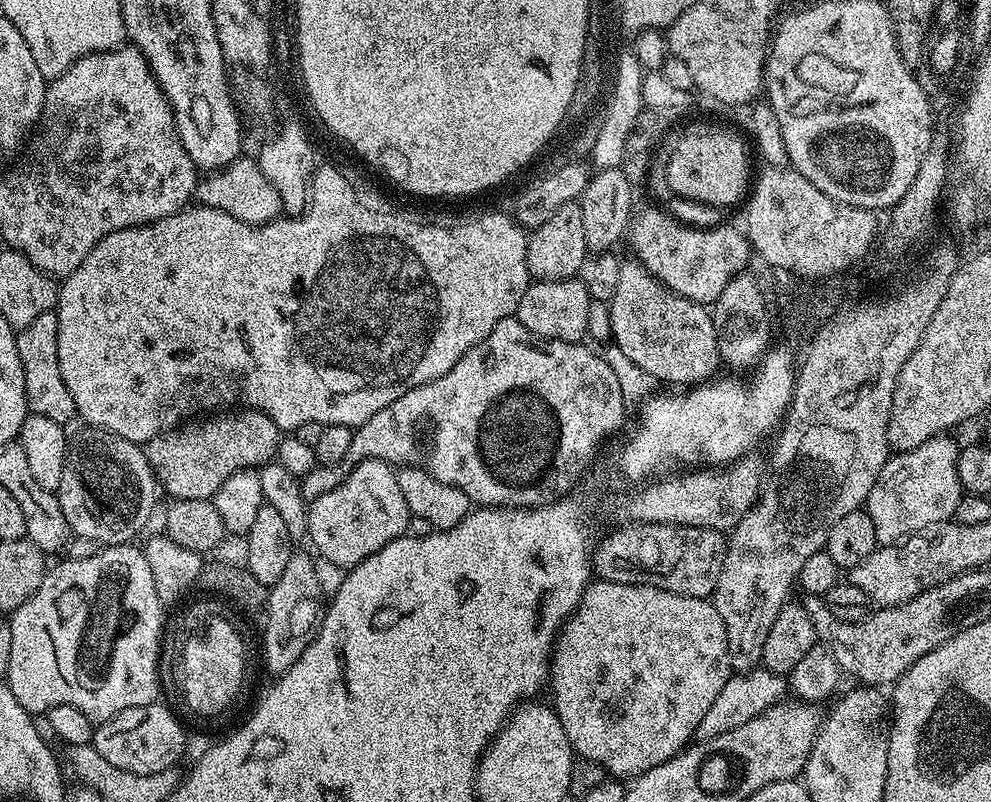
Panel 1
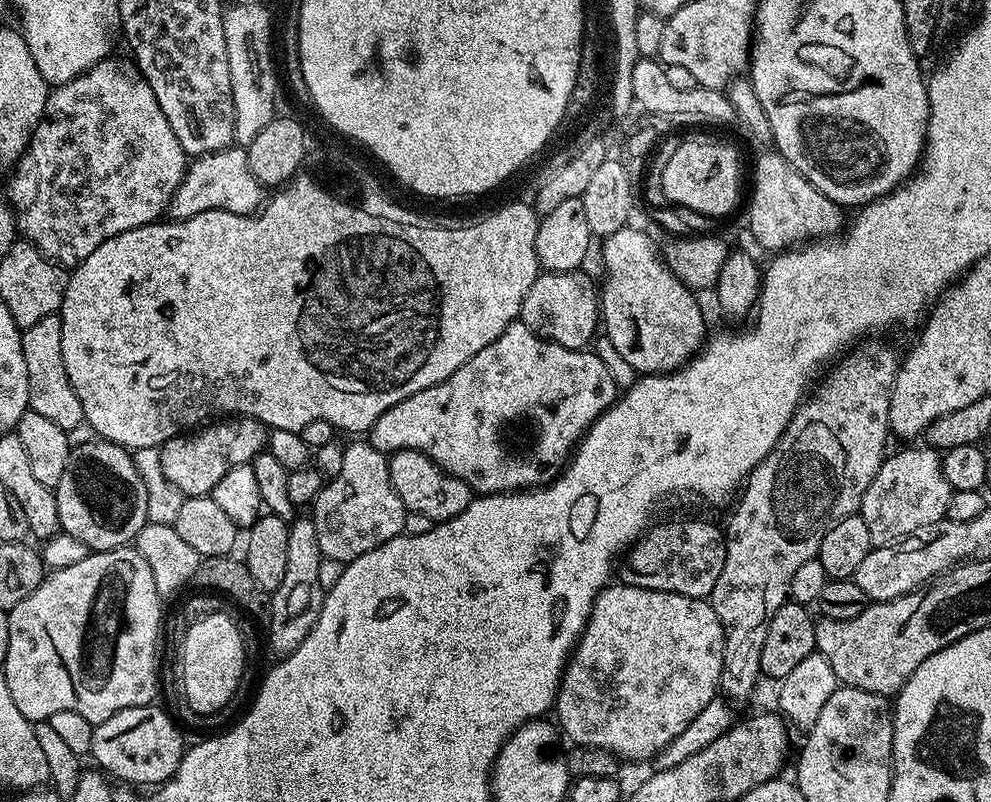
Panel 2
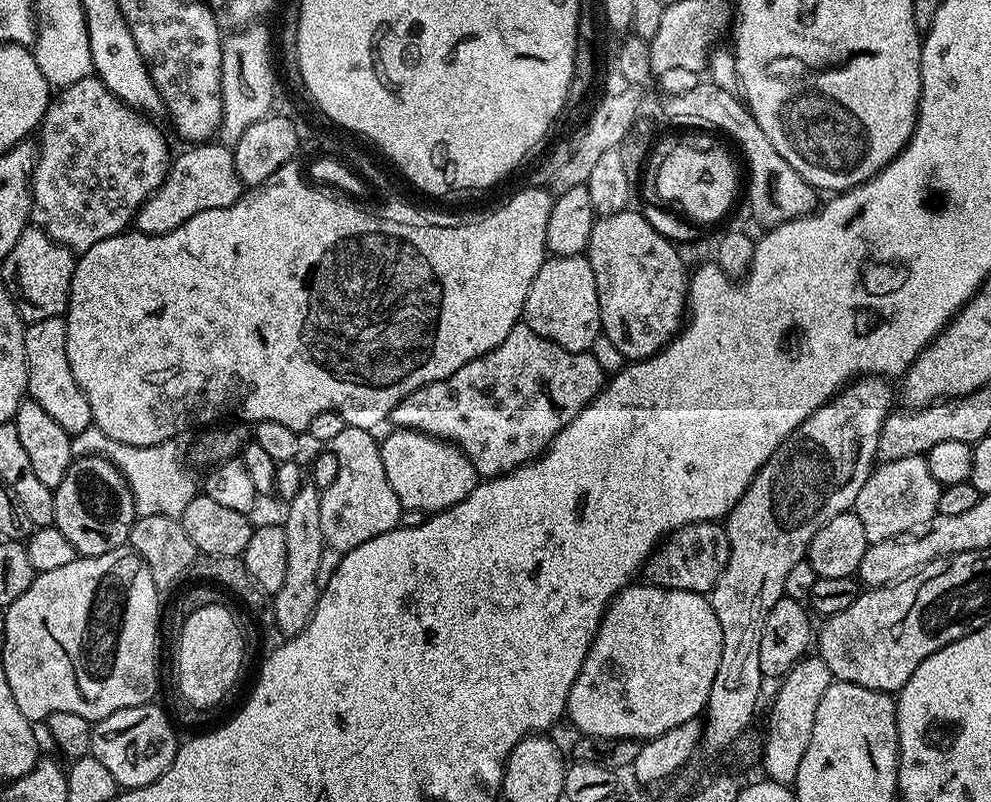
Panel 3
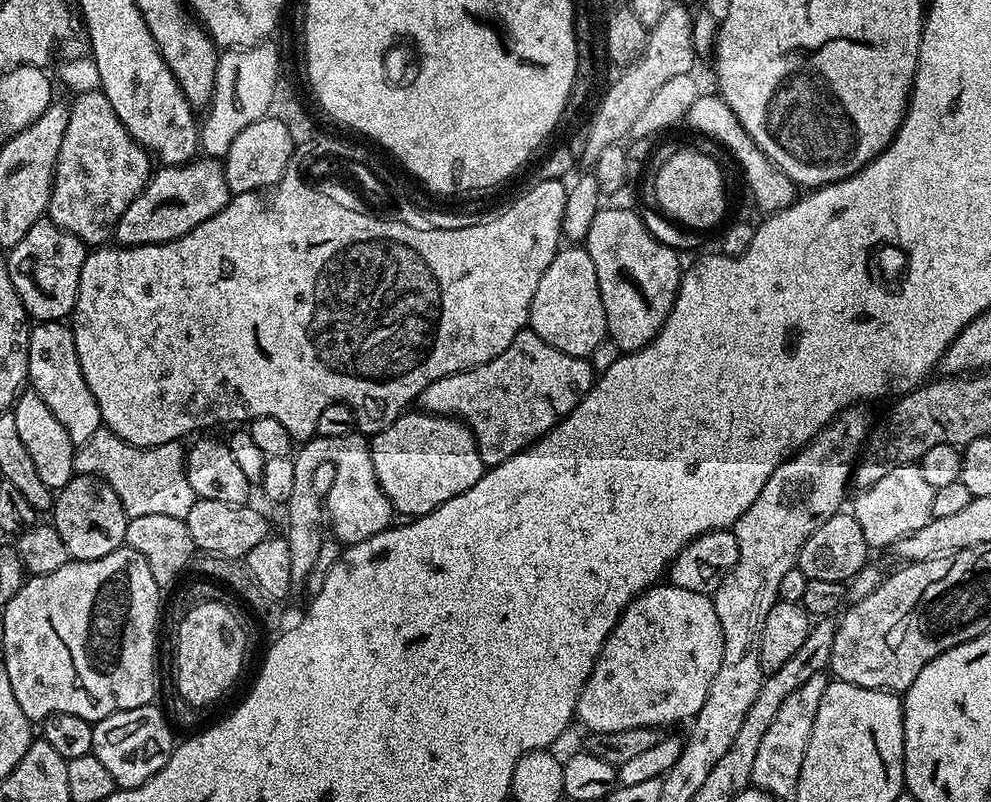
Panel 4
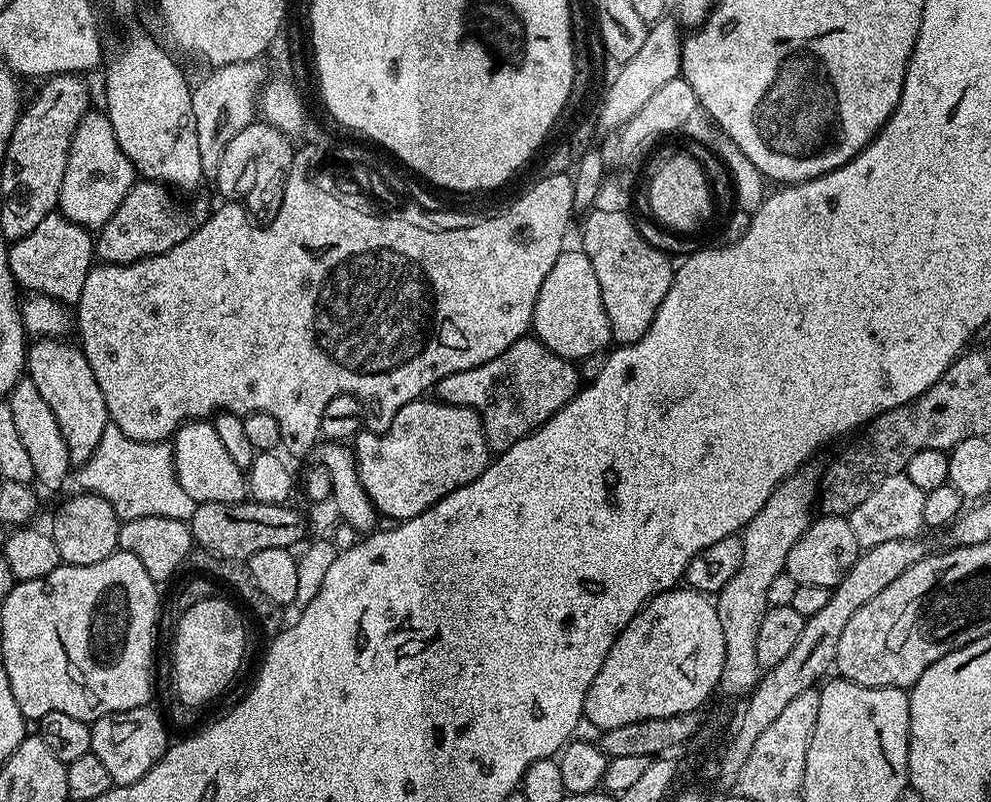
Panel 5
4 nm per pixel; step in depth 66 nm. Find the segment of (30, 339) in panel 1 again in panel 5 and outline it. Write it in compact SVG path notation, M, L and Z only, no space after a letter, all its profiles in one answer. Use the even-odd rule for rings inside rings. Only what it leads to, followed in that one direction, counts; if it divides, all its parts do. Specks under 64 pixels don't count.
M54 336L33 339L26 348L26 376L38 386L46 406L50 406L54 418L58 418L58 430L62 430L62 438L66 438L66 450L73 465L79 466L94 454L109 418L106 398L102 398L90 362L86 362L81 348L68 342Z

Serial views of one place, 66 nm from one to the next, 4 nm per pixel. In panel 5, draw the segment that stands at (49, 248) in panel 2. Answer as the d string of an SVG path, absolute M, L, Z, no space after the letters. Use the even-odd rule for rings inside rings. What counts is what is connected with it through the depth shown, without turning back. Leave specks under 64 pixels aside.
M90 110L78 122L78 130L74 130L74 138L70 142L66 158L66 174L62 174L58 211L70 222L80 224L89 230L99 230L106 222L110 222L110 218L114 218L114 210L122 206L122 198L126 198L126 194L137 179L137 170L130 162L130 158L126 158L126 154L122 152L122 146L118 146L118 138L114 138L114 130L107 115L103 111Z

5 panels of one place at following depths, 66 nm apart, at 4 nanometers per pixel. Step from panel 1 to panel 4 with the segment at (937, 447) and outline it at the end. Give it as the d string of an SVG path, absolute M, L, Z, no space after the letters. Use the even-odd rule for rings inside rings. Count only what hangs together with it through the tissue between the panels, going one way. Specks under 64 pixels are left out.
M919 463L903 464L886 478L878 478L874 486L857 491L856 501L850 504L852 516L862 526L862 535L866 538L869 549L884 548L895 545L896 541L901 540L903 536L914 534L914 530L922 530L932 521L932 511L930 502L934 502L936 489L922 478L922 470Z

